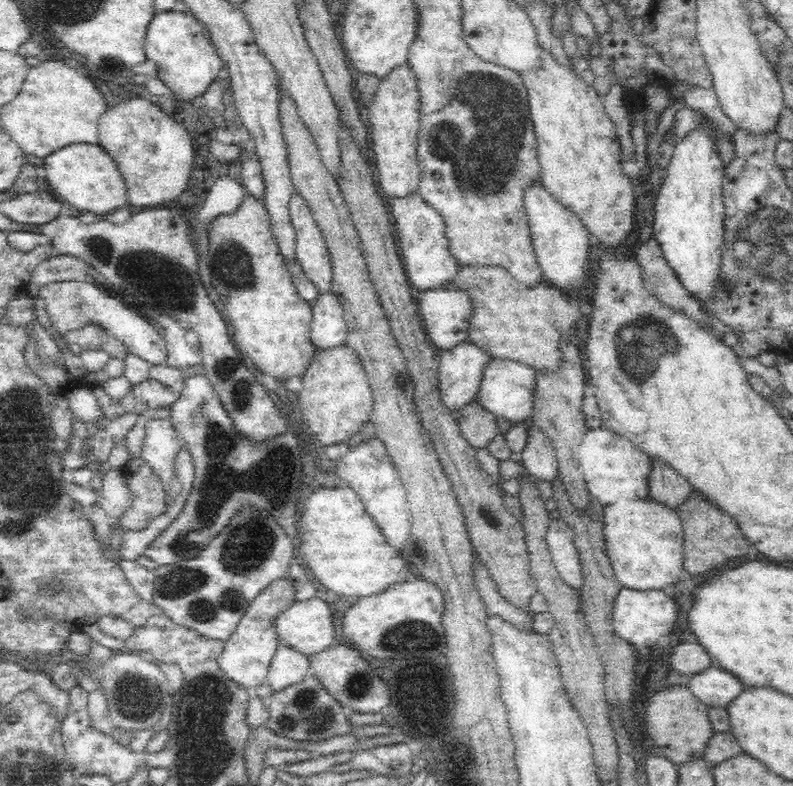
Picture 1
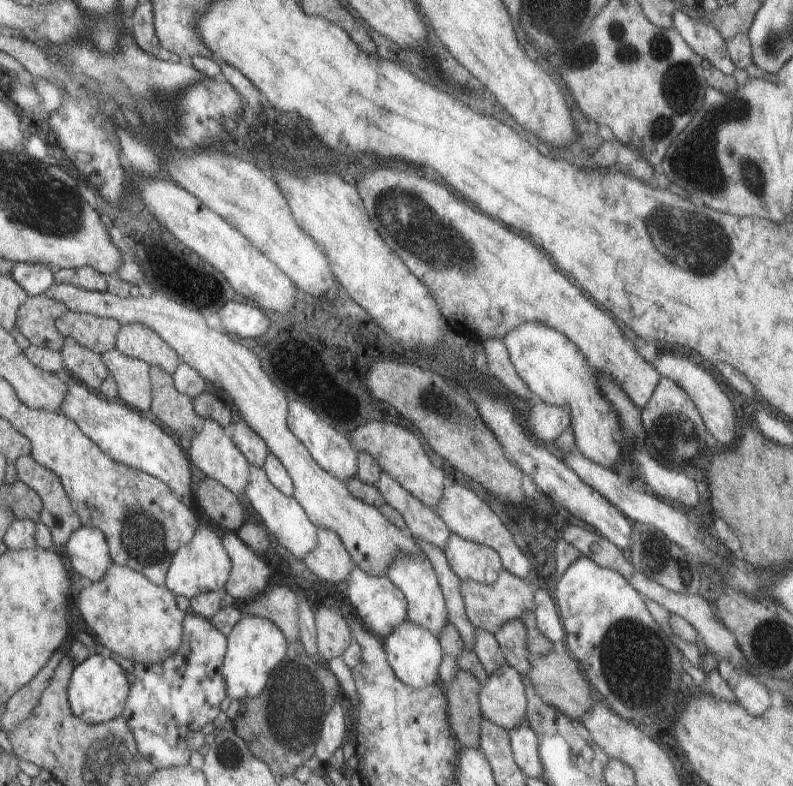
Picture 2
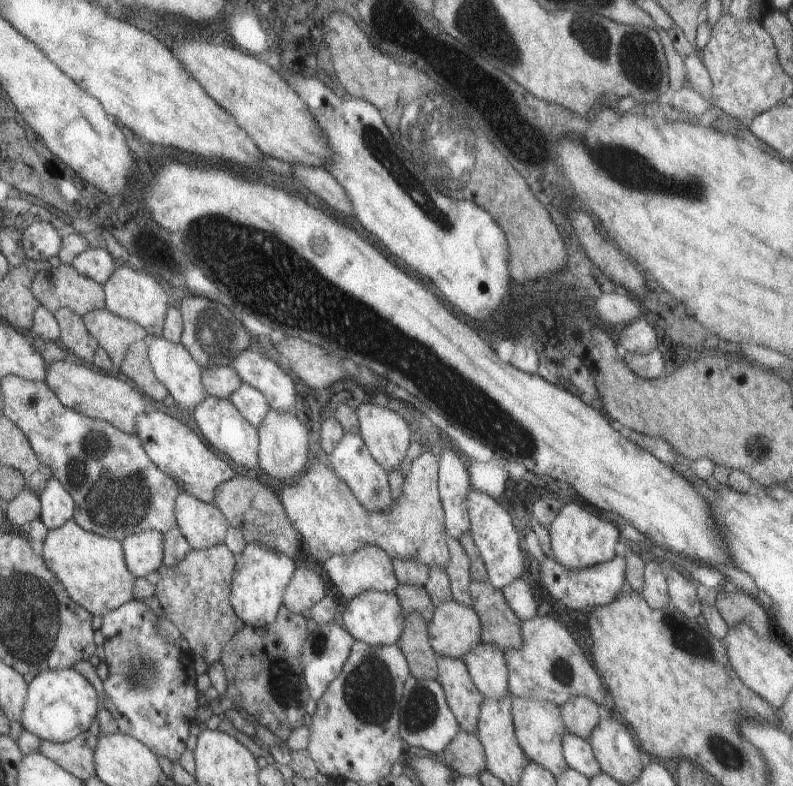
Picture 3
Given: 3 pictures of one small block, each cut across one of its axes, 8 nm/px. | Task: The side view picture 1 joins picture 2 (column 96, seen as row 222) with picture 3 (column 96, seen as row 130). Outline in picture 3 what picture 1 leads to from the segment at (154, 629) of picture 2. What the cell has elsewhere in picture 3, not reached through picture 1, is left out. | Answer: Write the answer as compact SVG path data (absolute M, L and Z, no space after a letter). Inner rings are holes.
M75 518L59 530L51 530L43 556L49 568L63 580L71 596L95 616L103 618L135 600L137 574L131 572L125 552L125 542L105 538L83 528Z

